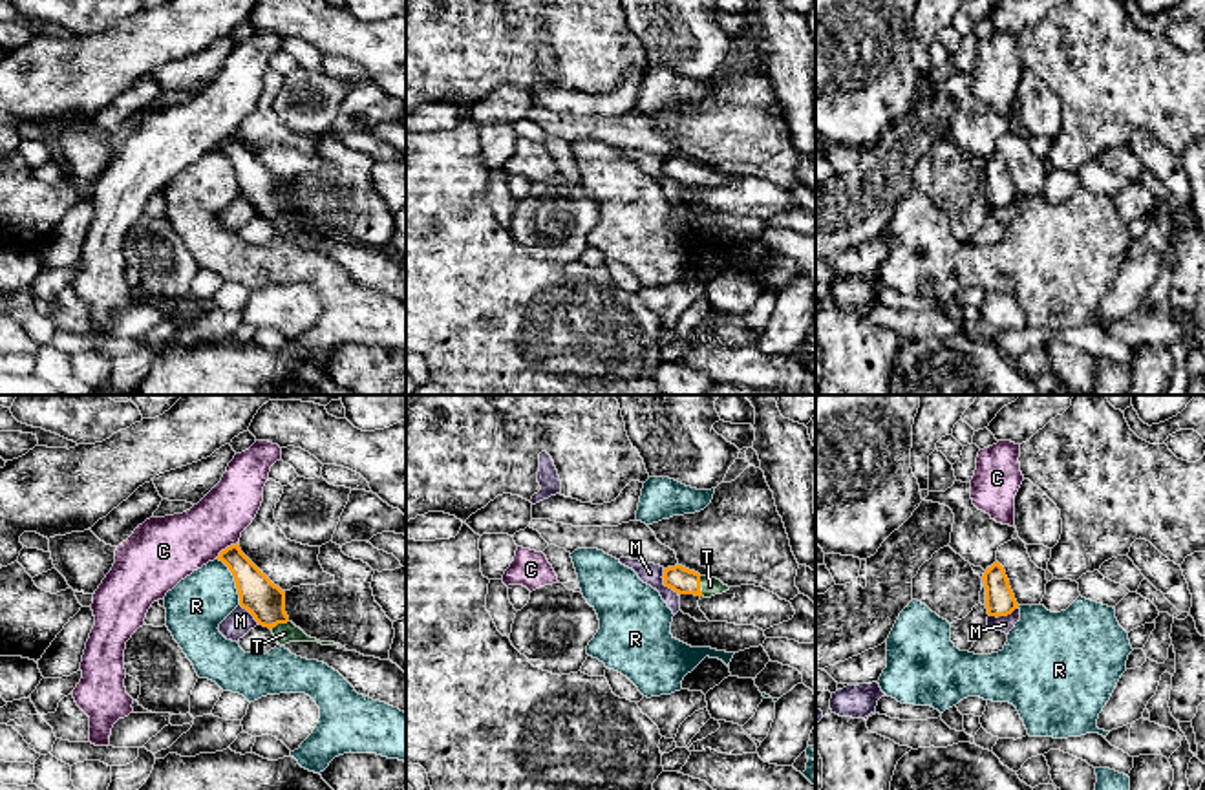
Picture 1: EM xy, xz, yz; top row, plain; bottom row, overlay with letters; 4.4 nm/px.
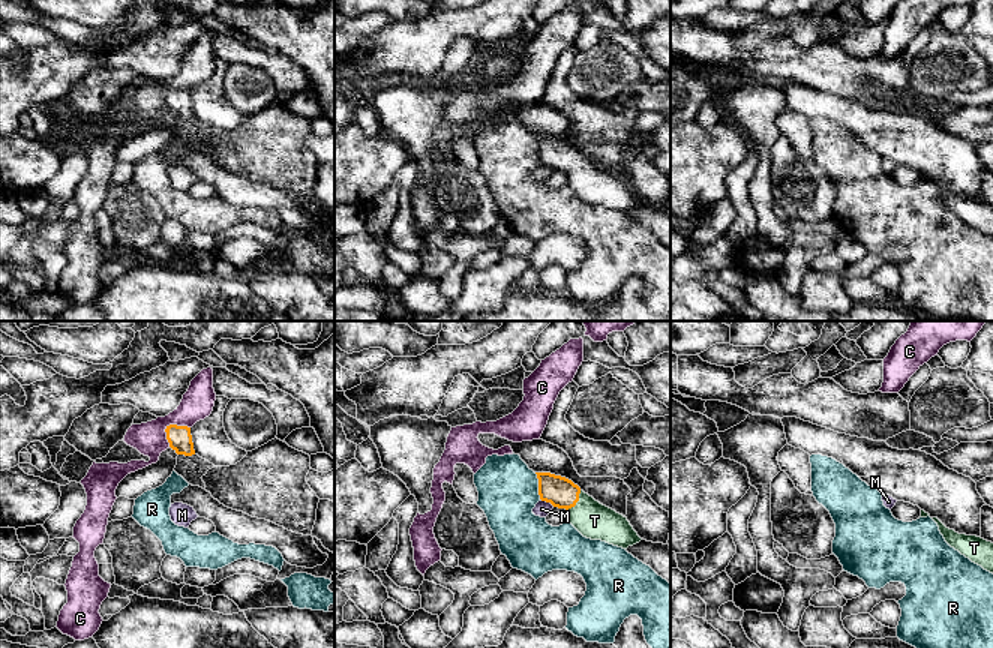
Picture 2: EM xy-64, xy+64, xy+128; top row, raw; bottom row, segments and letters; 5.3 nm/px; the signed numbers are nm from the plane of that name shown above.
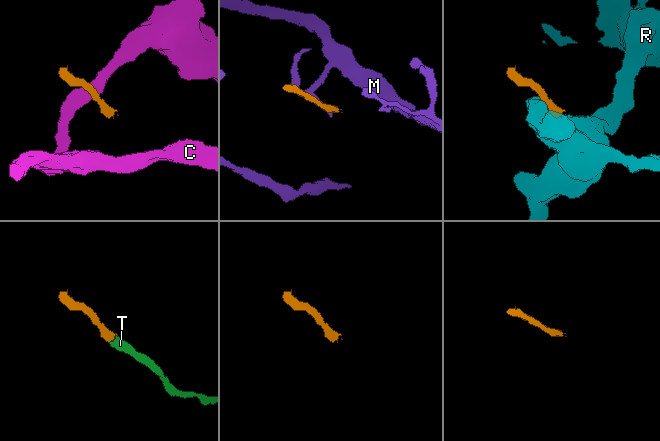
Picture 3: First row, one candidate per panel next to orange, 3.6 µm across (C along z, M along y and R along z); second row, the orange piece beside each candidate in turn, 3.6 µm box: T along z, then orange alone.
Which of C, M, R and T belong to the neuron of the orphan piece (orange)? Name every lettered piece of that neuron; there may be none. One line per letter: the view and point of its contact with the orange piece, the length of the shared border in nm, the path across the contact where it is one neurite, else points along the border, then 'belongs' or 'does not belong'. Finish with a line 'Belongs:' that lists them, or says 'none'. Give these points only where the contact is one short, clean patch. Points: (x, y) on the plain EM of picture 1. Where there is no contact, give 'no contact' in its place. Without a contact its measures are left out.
C: xy (227, 138) | 130 nm | along xy (236, 132), (214, 149) | does not belong
M: xz (664, 174) | 130 nm | along xz (662, 160), (662, 172), (679, 183) | does not belong
R: xy (234, 170) | 240 nm | along xy (216, 149), (231, 163), (240, 194) | does not belong
T: xz (699, 176) | 90 nm | across xz (679, 169), (699, 176), (710, 176) | belongs
Belongs: T

